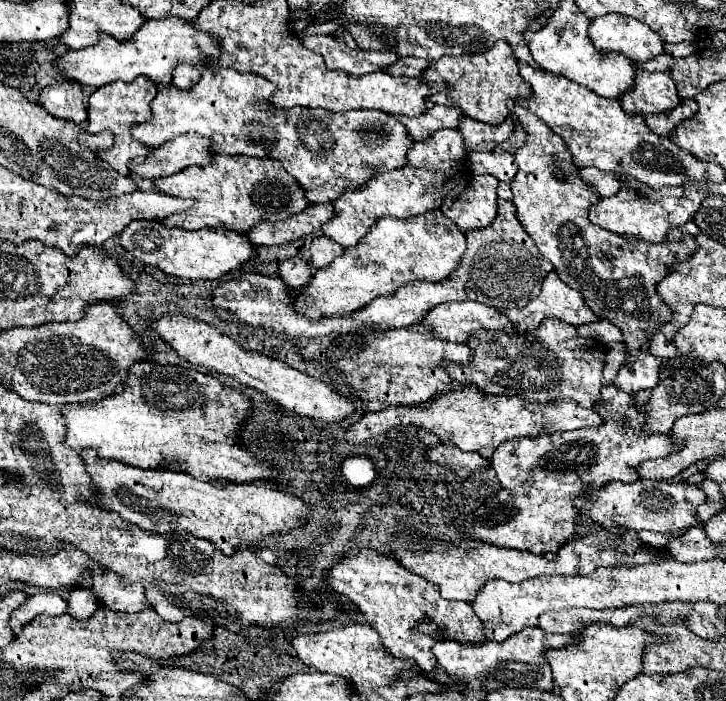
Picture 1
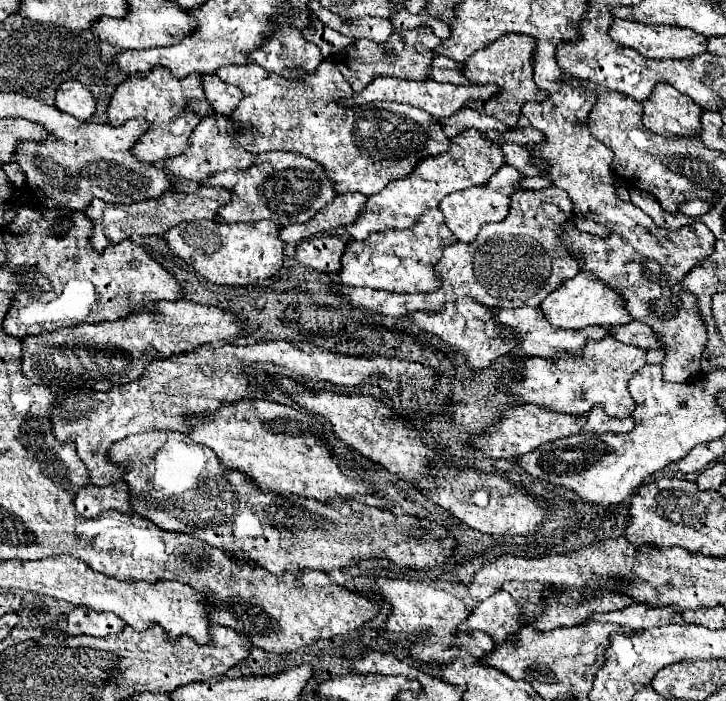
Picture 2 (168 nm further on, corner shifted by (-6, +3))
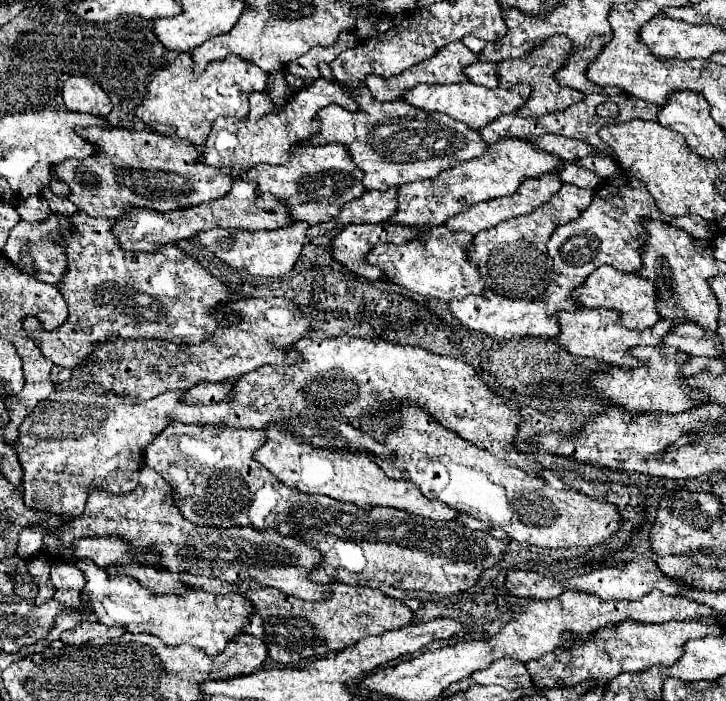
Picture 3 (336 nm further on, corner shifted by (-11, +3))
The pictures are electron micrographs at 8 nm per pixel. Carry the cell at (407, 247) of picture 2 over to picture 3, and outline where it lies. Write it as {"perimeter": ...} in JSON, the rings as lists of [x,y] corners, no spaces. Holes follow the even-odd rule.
{"perimeter":[[[439,225],[403,245],[377,245],[371,249],[371,253],[367,253],[365,261],[377,265],[385,273],[387,281],[407,291],[441,301],[453,301],[467,295],[479,295],[485,289],[485,281],[479,275],[479,269],[473,267],[465,255],[465,245],[471,241],[471,233],[449,231],[445,225]]]}

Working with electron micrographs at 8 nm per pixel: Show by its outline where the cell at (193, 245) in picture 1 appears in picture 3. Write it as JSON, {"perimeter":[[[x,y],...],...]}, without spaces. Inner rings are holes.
{"perimeter":[[[295,221],[295,225],[287,225],[287,229],[271,229],[271,231],[245,231],[245,229],[211,229],[197,233],[197,241],[219,261],[223,261],[229,269],[245,271],[251,277],[279,277],[293,269],[303,243],[307,223]]]}

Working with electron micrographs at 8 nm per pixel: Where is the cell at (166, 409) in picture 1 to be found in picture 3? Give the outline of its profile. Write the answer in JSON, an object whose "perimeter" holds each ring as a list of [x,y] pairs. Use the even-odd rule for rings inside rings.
{"perimeter":[[[291,417],[287,421],[275,421],[269,427],[265,427],[265,443],[263,447],[259,447],[255,451],[255,461],[259,461],[263,467],[267,467],[283,485],[299,489],[303,493],[319,493],[319,495],[327,495],[331,499],[337,501],[345,501],[345,503],[353,503],[359,509],[371,509],[373,505],[379,507],[395,507],[395,509],[403,509],[403,511],[411,511],[413,515],[423,515],[429,519],[439,519],[439,521],[447,521],[447,519],[455,519],[457,511],[439,503],[439,501],[429,501],[425,499],[425,495],[409,481],[397,481],[397,479],[389,479],[383,469],[373,461],[373,457],[369,453],[375,453],[379,457],[389,455],[389,451],[377,443],[375,439],[371,439],[369,435],[365,435],[363,431],[355,429],[353,425],[349,425],[347,421],[335,421],[335,419],[309,419],[309,417]]]}

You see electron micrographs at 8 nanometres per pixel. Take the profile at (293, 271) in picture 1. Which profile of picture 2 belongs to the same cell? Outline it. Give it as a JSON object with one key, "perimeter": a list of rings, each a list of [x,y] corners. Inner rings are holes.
{"perimeter":[[[312,237],[296,247],[296,257],[300,263],[318,269],[338,273],[342,269],[342,255],[346,249],[346,241],[340,237]]]}

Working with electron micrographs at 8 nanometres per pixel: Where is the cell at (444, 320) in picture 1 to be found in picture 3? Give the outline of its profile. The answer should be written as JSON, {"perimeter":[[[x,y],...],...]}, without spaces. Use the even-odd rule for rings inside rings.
{"perimeter":[[[575,309],[575,311],[563,311],[563,313],[555,313],[555,319],[559,321],[559,333],[553,337],[553,343],[559,345],[563,351],[571,353],[573,357],[587,357],[587,359],[597,359],[603,363],[613,363],[619,367],[637,367],[637,359],[627,355],[629,347],[643,347],[643,345],[659,345],[659,341],[663,339],[663,335],[677,323],[681,321],[669,321],[669,319],[661,319],[655,327],[645,329],[645,331],[637,331],[637,329],[625,329],[617,323],[617,313],[611,309]]]}

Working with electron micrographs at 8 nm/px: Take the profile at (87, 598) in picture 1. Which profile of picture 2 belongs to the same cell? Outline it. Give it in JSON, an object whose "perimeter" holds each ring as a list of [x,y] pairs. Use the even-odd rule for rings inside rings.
{"perimeter":[[[74,609],[68,615],[68,625],[64,629],[66,635],[92,635],[104,637],[122,631],[126,623],[114,613],[90,613],[88,609]]]}

